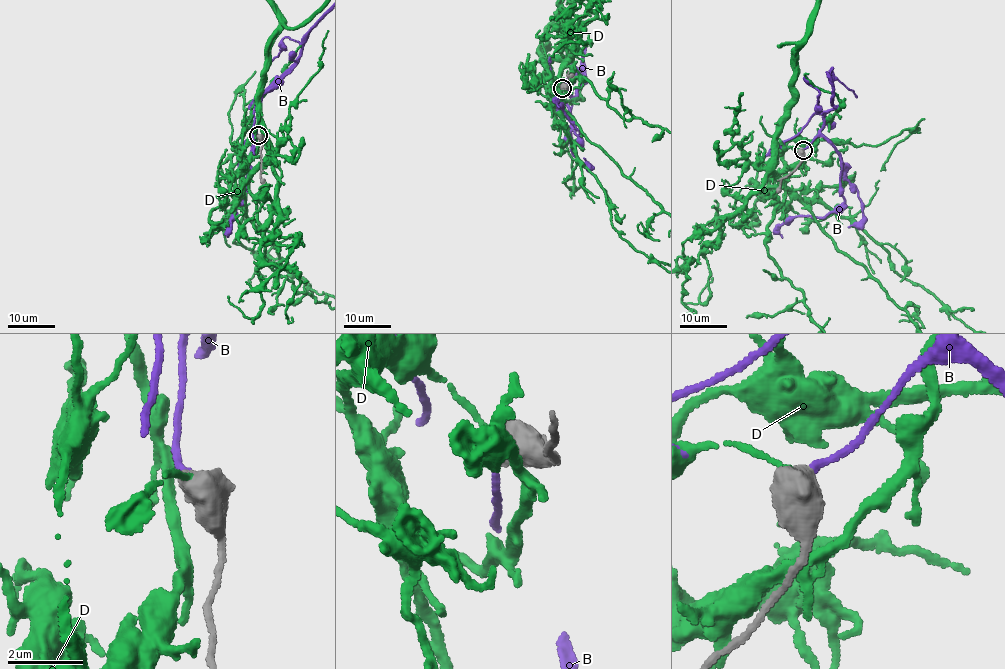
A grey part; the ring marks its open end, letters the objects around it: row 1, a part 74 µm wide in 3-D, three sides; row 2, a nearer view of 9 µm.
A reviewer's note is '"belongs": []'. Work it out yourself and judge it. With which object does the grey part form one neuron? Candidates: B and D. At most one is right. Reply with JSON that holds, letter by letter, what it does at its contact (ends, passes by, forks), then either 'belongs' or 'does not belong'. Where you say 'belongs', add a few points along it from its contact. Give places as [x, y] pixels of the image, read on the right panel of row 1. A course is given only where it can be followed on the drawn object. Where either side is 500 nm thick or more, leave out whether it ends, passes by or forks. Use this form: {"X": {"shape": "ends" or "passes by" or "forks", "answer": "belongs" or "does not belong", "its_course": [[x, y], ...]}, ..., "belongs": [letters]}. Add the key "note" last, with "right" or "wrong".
{"B": {"answer": "belongs"}, "D": {"answer": "does not belong"}, "belongs": ["B"], "note": "wrong"}

